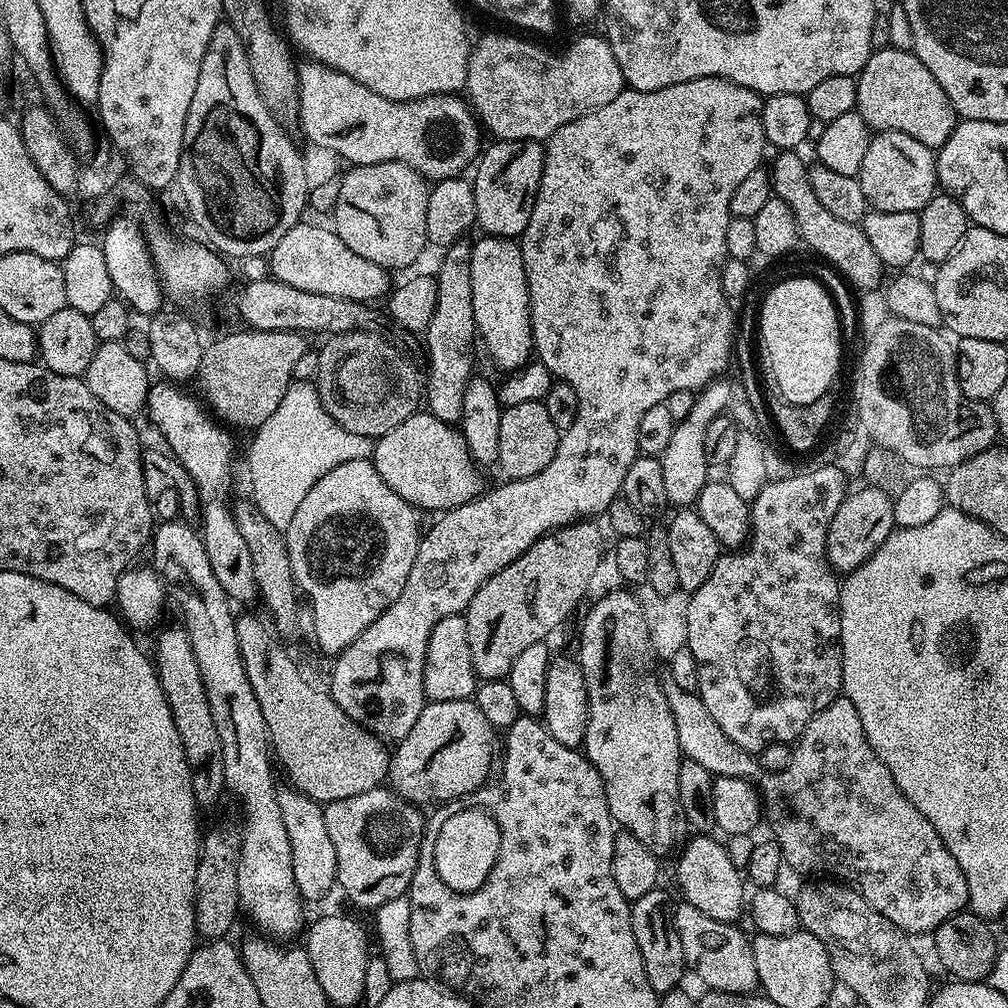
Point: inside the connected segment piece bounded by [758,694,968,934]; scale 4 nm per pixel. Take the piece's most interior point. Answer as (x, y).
(836, 809)

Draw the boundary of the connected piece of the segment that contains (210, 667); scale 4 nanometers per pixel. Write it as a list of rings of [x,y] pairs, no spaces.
[[[165,520],[155,525],[150,541],[152,552],[151,567],[160,573],[160,579],[169,589],[176,591],[176,600],[184,611],[183,627],[188,630],[190,644],[198,668],[202,670],[202,682],[206,686],[206,698],[210,698],[210,712],[214,714],[214,726],[222,738],[222,762],[224,763],[224,783],[229,793],[240,796],[240,808],[244,811],[242,831],[240,833],[240,857],[238,858],[238,898],[243,915],[248,915],[257,924],[265,937],[277,941],[287,941],[287,936],[301,935],[304,920],[305,901],[301,899],[298,886],[295,885],[293,859],[291,858],[289,835],[282,822],[279,805],[279,791],[276,778],[272,774],[274,757],[270,751],[270,741],[266,730],[266,718],[262,718],[262,709],[258,707],[258,698],[254,698],[254,689],[250,687],[250,678],[246,678],[246,666],[242,666],[242,654],[238,650],[237,613],[232,612],[233,601],[222,590],[222,582],[206,558],[206,546],[203,535],[192,529],[193,525],[179,520]]]

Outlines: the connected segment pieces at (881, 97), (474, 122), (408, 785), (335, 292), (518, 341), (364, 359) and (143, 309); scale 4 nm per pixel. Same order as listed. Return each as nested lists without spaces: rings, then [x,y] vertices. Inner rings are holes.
[[[891,46],[875,49],[864,69],[856,76],[856,85],[856,111],[873,130],[910,134],[910,138],[918,138],[922,146],[939,150],[956,129],[958,117],[950,98],[946,98],[946,90],[938,86],[938,78],[922,66],[913,51]]]
[[[304,62],[296,73],[298,80],[298,125],[304,131],[308,144],[326,146],[341,161],[349,165],[381,164],[397,160],[410,166],[429,182],[459,177],[473,167],[474,161],[482,151],[480,144],[481,125],[472,111],[467,99],[456,94],[446,96],[427,96],[417,100],[391,100],[382,98],[382,94],[374,94],[362,82],[350,78],[350,74],[339,72],[319,62]]]
[[[475,699],[425,703],[422,714],[418,714],[418,722],[414,722],[410,734],[398,741],[391,753],[387,783],[403,800],[417,806],[425,806],[424,804],[430,803],[431,800],[456,802],[467,798],[471,792],[484,787],[490,779],[488,771],[492,768],[492,736],[494,730],[490,722],[486,722],[482,710],[478,710]]]
[[[301,222],[295,224],[274,246],[267,257],[271,279],[294,286],[297,290],[310,290],[310,294],[326,294],[330,298],[346,298],[361,302],[376,302],[387,297],[389,269],[362,258],[338,238],[338,234],[328,226],[319,228],[316,224]]]
[[[487,234],[479,238],[480,241],[472,244],[470,258],[470,286],[476,335],[482,344],[484,340],[489,358],[498,367],[504,368],[505,373],[510,373],[529,363],[534,356],[526,266],[522,262],[522,250],[515,239]]]
[[[353,330],[351,332],[338,332],[327,337],[328,340],[324,345],[318,348],[318,370],[316,371],[315,386],[316,393],[320,396],[322,406],[326,410],[326,414],[330,414],[330,418],[334,418],[334,422],[338,422],[338,426],[342,426],[342,430],[350,430],[350,434],[358,434],[359,436],[371,436],[379,438],[385,436],[390,430],[394,430],[394,426],[398,426],[398,422],[406,422],[406,418],[410,418],[422,404],[422,376],[416,373],[416,368],[387,340],[387,335],[379,332],[361,332]]]
[[[117,215],[109,221],[104,238],[100,245],[106,259],[106,266],[113,291],[120,297],[134,312],[135,310],[145,316],[156,315],[163,309],[164,295],[160,287],[159,276],[156,267],[153,265],[151,254],[149,254],[148,241],[143,227],[128,216]]]

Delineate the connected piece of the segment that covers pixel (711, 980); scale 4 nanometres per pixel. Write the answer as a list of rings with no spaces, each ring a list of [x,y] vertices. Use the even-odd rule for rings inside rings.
[[[683,902],[675,905],[672,921],[682,942],[684,963],[691,971],[692,968],[696,971],[696,976],[705,984],[705,989],[729,994],[752,994],[757,991],[760,979],[754,966],[754,950],[749,937],[744,937],[736,929],[735,923],[727,924],[714,918],[706,918],[698,910],[698,906]]]

